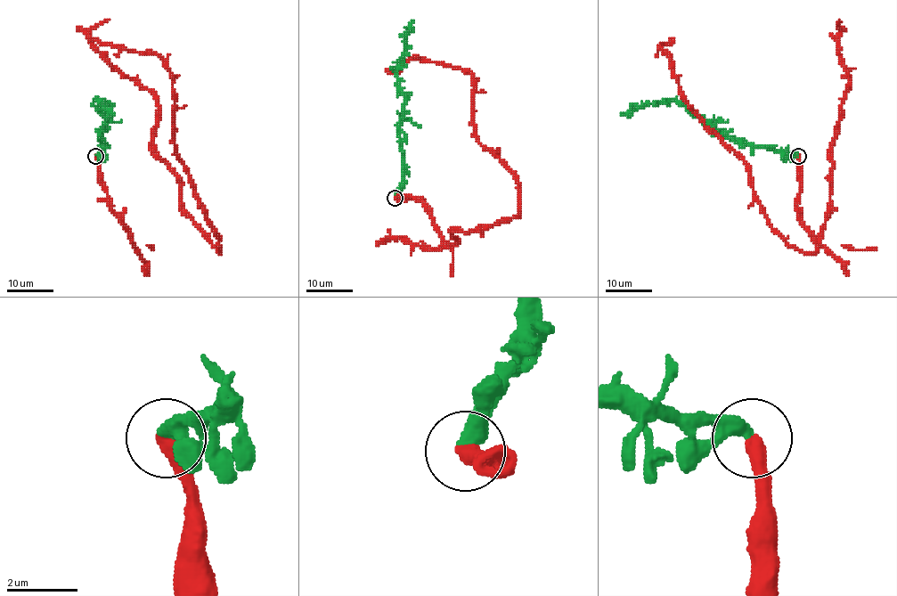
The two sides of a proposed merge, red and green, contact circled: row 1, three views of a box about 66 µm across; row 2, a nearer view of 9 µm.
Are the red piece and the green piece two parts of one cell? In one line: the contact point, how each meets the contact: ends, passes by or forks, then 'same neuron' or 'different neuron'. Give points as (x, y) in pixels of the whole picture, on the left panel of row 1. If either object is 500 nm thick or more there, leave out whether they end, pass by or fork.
(95, 156) | red ends | green passes by | different neuron

